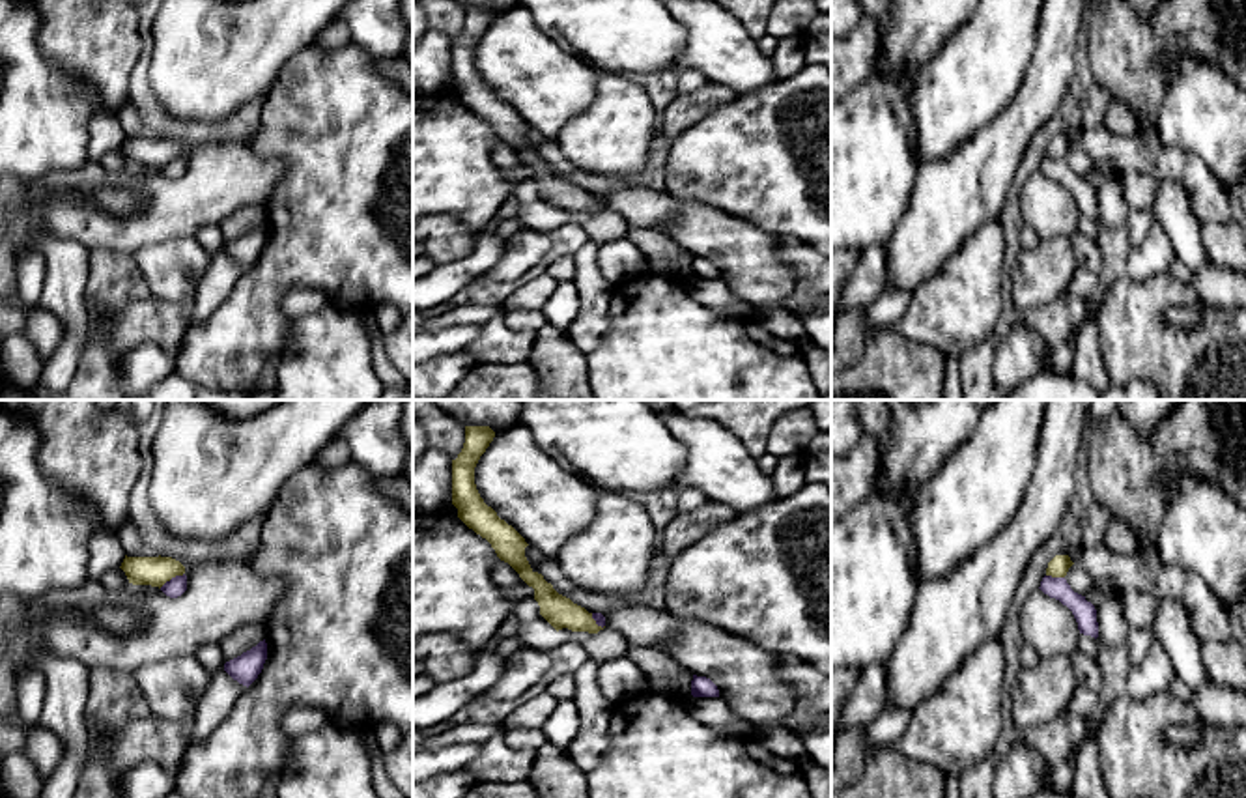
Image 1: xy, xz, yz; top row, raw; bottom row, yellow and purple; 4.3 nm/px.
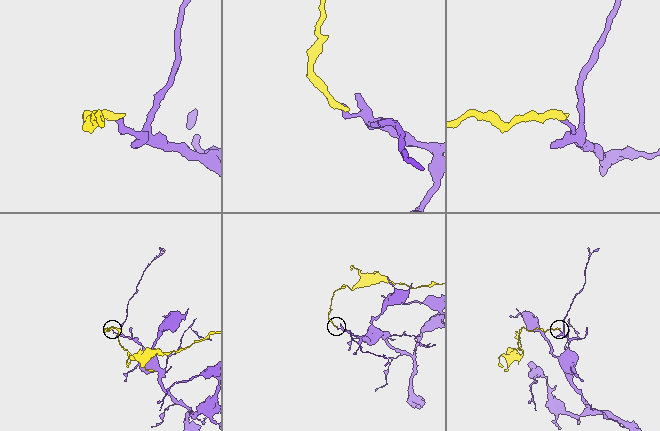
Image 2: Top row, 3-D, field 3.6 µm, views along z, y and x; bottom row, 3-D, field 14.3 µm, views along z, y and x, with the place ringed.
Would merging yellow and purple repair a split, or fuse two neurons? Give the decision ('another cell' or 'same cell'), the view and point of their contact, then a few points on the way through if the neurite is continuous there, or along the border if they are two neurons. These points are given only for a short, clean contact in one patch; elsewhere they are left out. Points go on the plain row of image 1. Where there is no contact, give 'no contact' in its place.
another cell | xy (170, 159) | along xy (184, 154), (159, 169)

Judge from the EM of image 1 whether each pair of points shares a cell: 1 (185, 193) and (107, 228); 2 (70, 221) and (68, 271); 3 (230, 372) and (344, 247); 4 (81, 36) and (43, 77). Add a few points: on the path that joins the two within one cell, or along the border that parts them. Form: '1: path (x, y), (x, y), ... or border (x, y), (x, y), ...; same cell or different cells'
1: path (167, 208), (126, 228); same cell
2: border (30, 234), (49, 228), (90, 249); different cells
3: path (241, 333), (251, 322), (254, 307), (305, 256); same cell
4: border (40, 21), (38, 47), (92, 86); different cells

